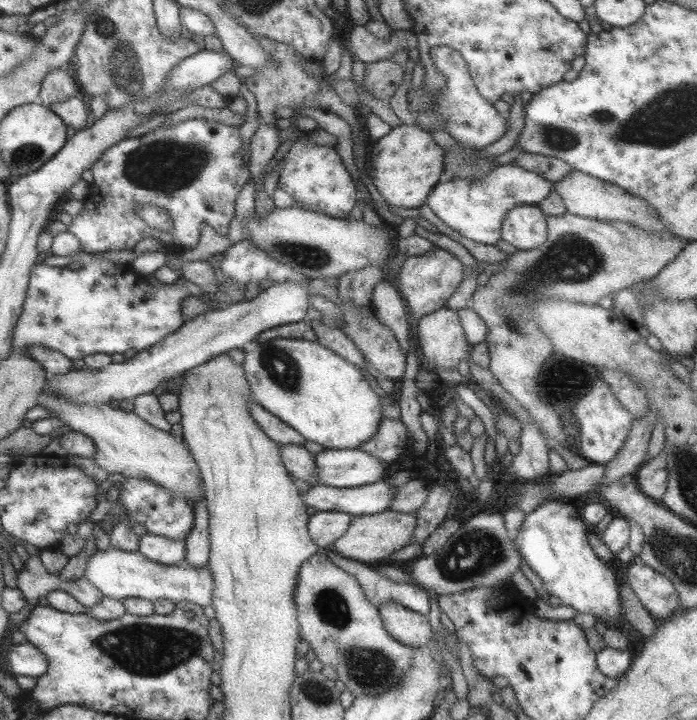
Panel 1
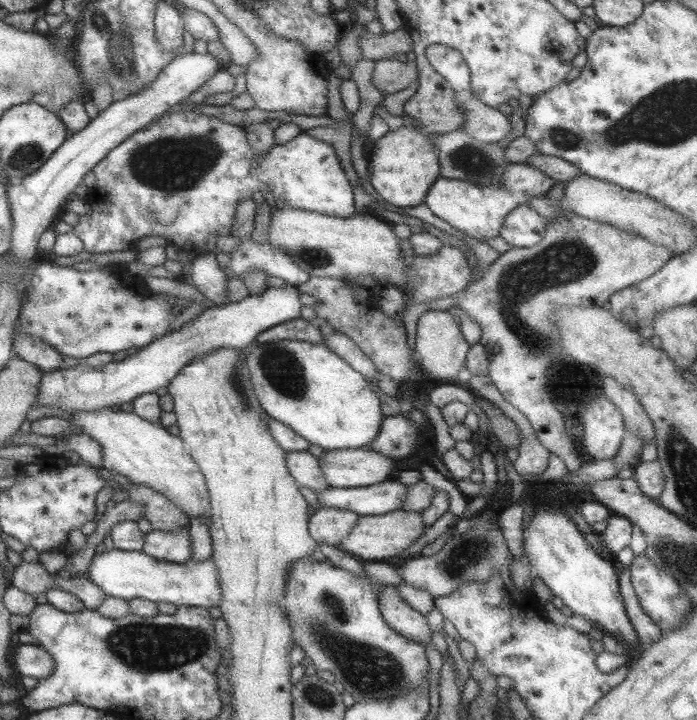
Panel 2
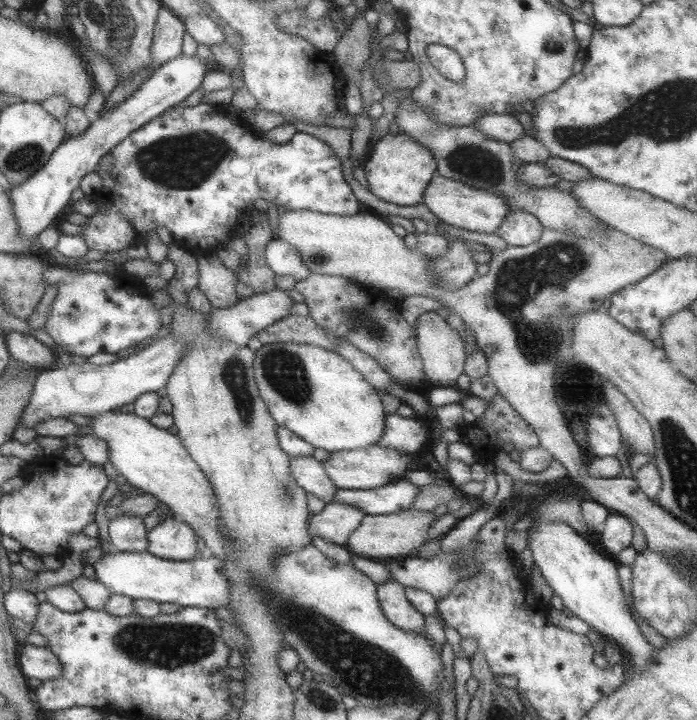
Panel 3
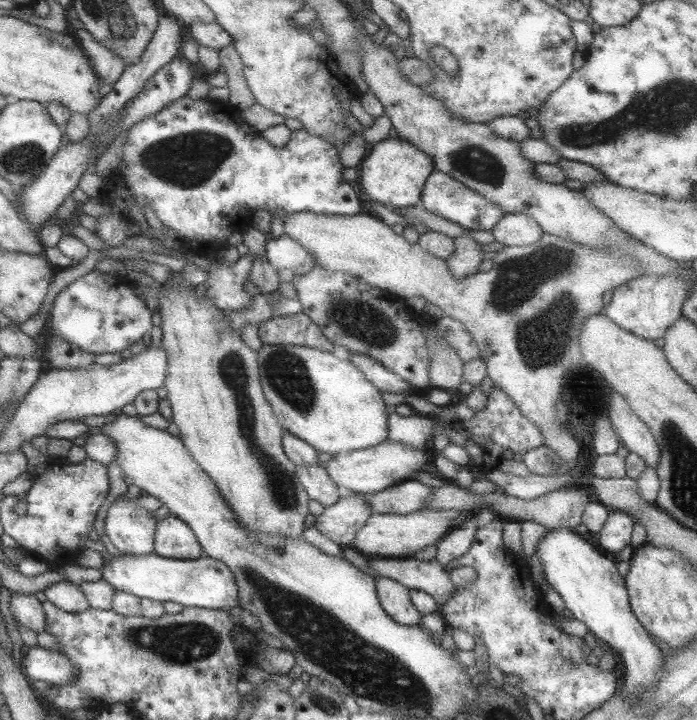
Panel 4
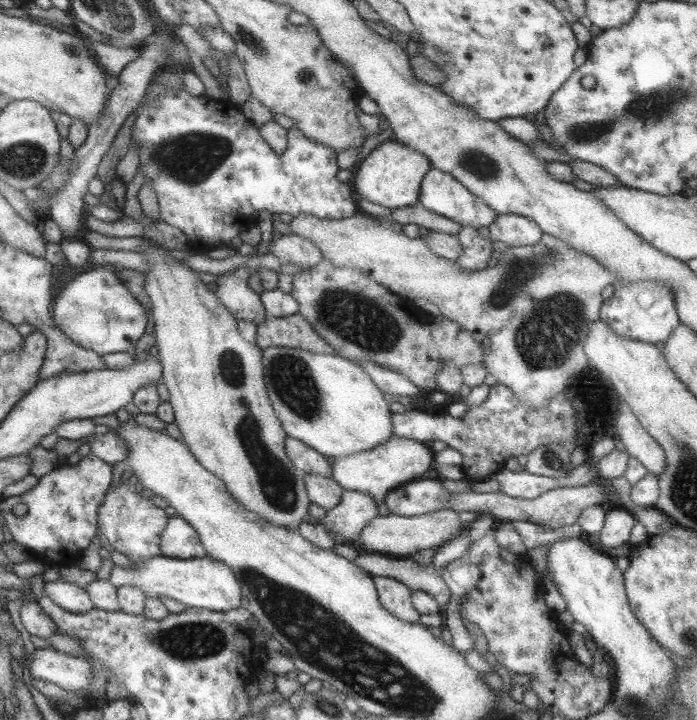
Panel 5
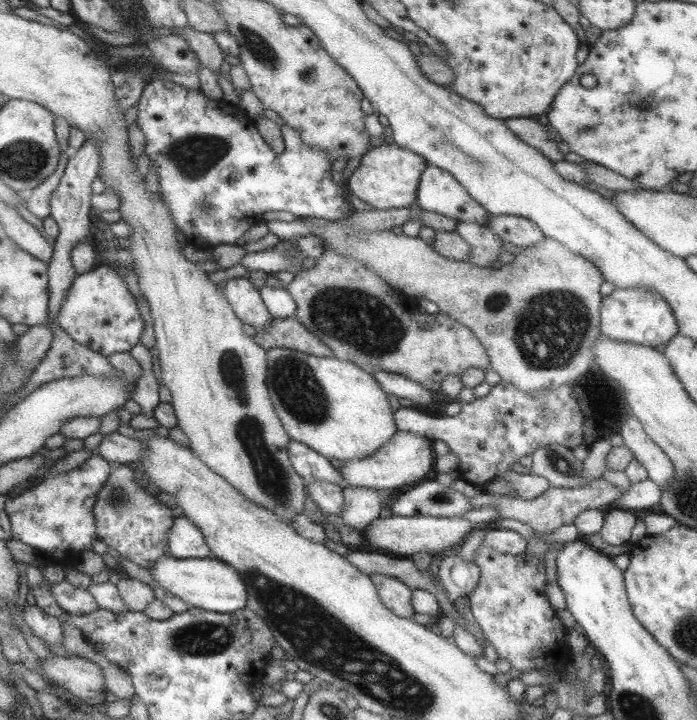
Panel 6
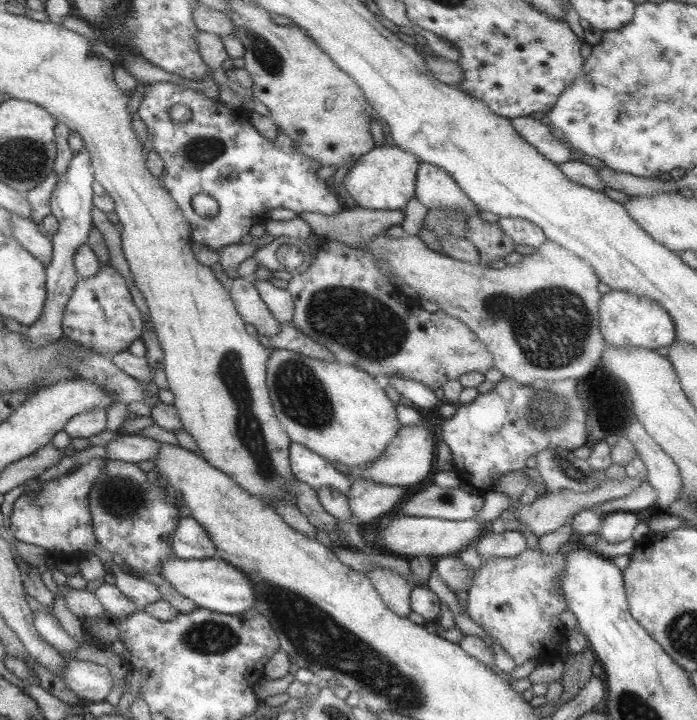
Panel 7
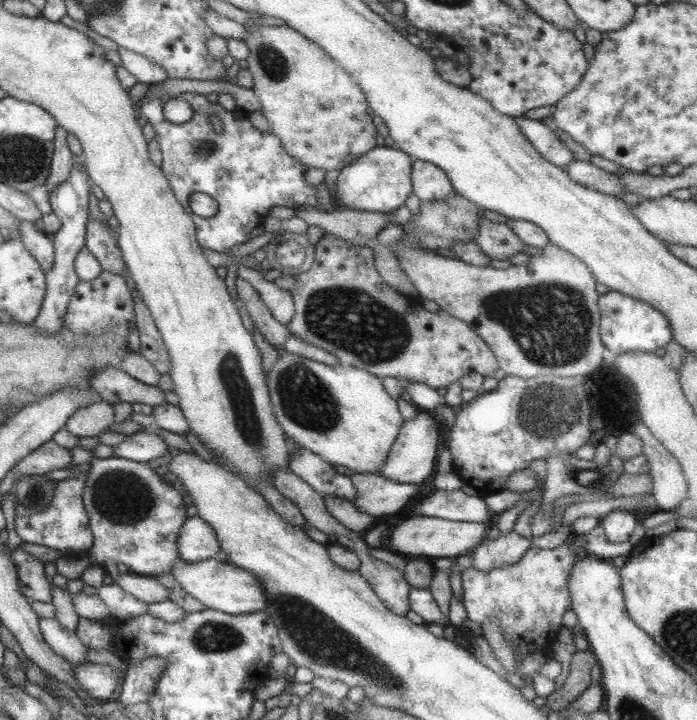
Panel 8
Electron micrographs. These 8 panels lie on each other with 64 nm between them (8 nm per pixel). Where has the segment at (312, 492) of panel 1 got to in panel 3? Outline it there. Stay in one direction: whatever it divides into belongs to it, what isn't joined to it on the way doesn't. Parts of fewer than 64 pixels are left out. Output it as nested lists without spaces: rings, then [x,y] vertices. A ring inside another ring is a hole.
[[[398,479],[388,482],[383,486],[372,488],[371,490],[336,490],[334,501],[354,504],[357,508],[364,510],[366,515],[389,515],[394,512],[409,510],[412,508],[413,501],[419,492],[419,487],[407,479]]]

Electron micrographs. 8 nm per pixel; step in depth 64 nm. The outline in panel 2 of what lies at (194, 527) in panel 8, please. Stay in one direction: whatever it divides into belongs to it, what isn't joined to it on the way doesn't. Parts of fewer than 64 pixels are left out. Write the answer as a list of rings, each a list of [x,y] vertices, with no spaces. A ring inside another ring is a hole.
[[[189,525],[177,530],[151,530],[143,536],[141,548],[147,556],[163,562],[181,564],[191,559]]]

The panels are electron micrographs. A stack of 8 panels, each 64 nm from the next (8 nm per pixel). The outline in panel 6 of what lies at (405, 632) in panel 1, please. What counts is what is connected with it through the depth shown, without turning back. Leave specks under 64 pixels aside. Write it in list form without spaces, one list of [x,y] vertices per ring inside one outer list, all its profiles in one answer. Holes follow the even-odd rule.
[[[370,574],[368,575],[371,583],[375,586],[381,604],[388,608],[395,616],[404,619],[411,619],[414,610],[410,604],[412,591],[388,574]]]

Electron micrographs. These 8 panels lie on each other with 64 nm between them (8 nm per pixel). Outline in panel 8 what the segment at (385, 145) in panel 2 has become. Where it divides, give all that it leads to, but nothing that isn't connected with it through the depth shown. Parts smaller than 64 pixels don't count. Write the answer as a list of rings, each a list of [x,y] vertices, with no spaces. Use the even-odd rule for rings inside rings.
[[[375,146],[340,168],[335,182],[335,204],[340,208],[365,212],[391,212],[404,204],[412,190],[408,154],[395,147]]]

